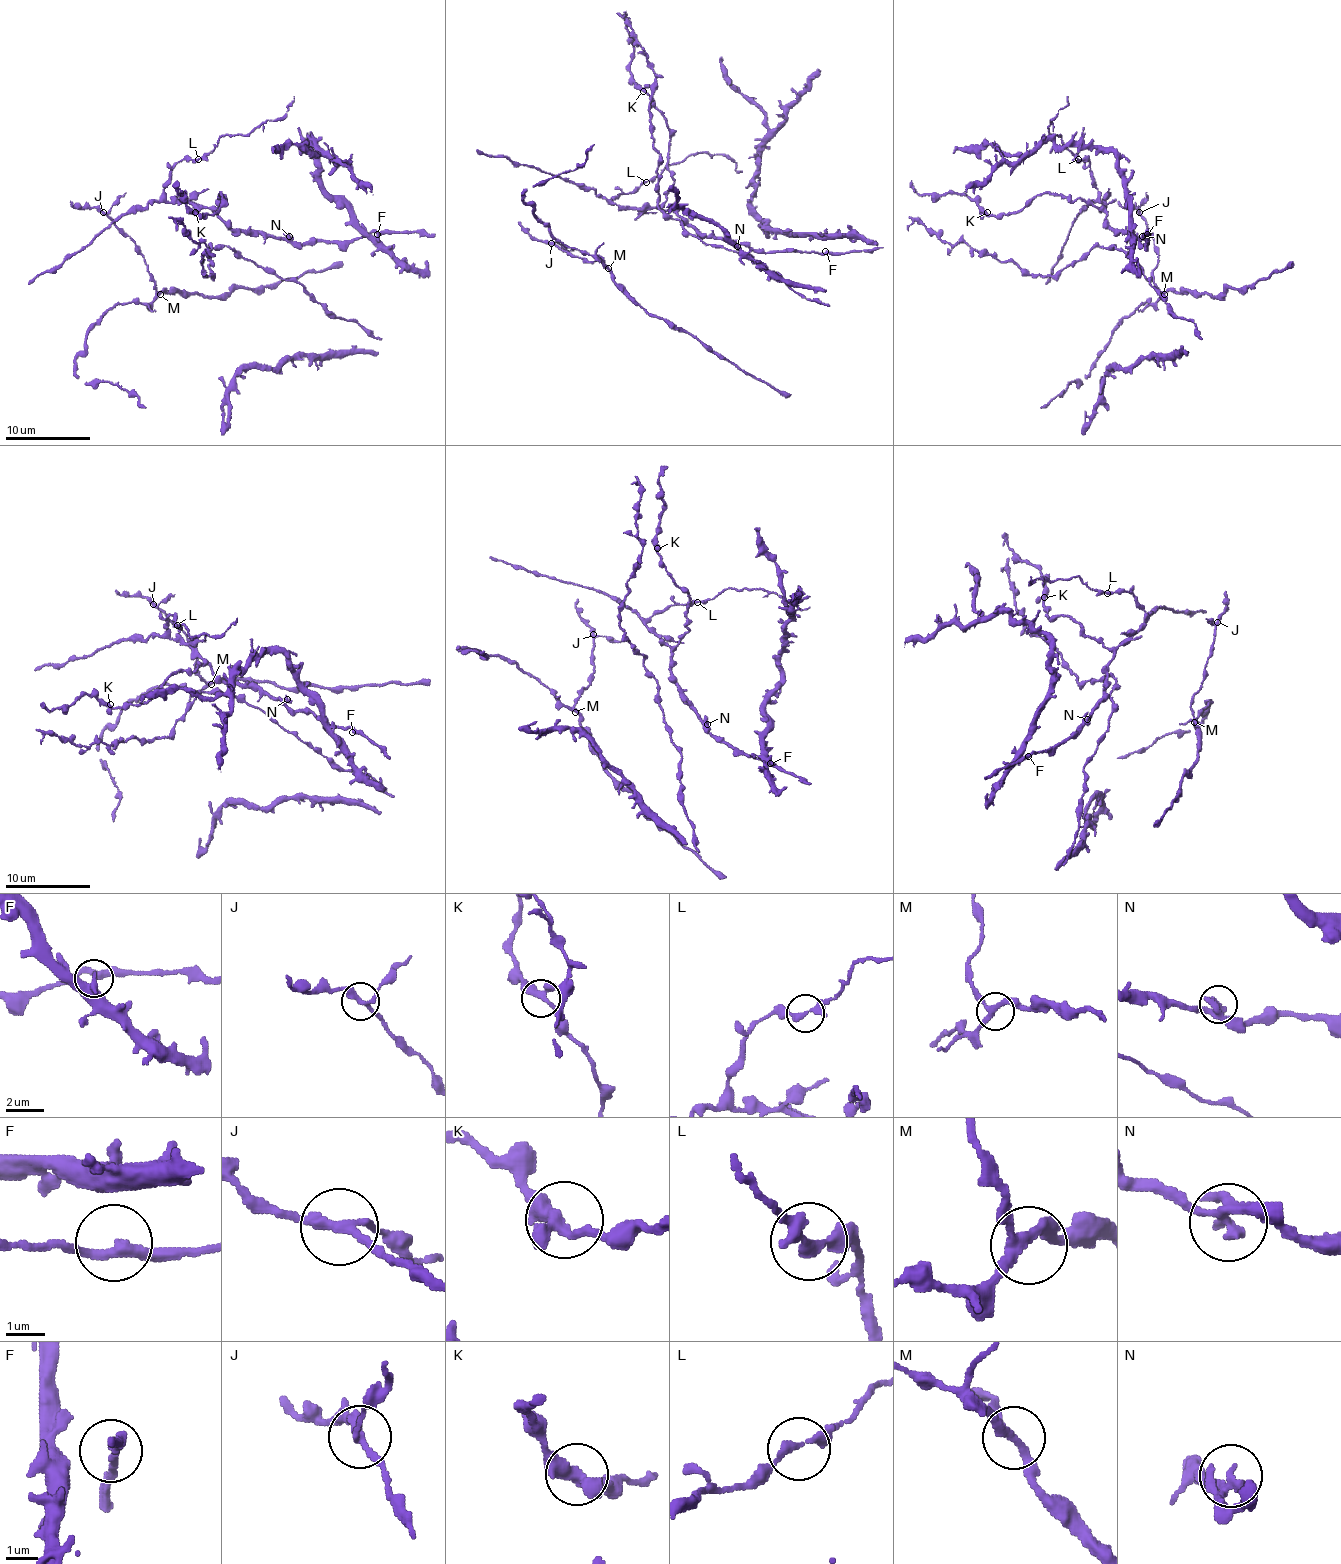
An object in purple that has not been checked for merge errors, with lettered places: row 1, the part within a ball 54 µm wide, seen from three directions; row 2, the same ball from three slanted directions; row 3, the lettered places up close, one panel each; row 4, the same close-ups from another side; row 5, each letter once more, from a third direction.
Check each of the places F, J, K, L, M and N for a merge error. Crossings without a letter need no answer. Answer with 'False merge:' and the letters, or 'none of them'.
False merge: none of them

